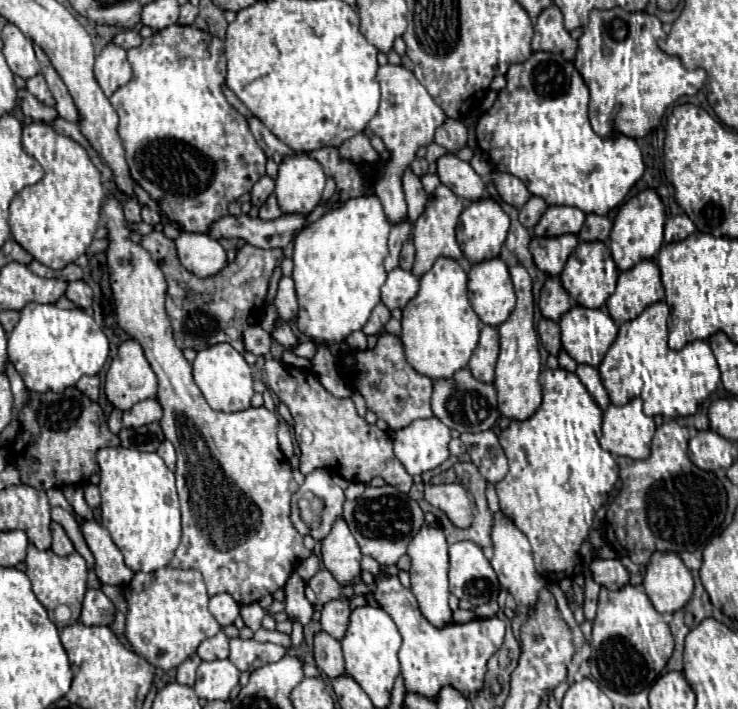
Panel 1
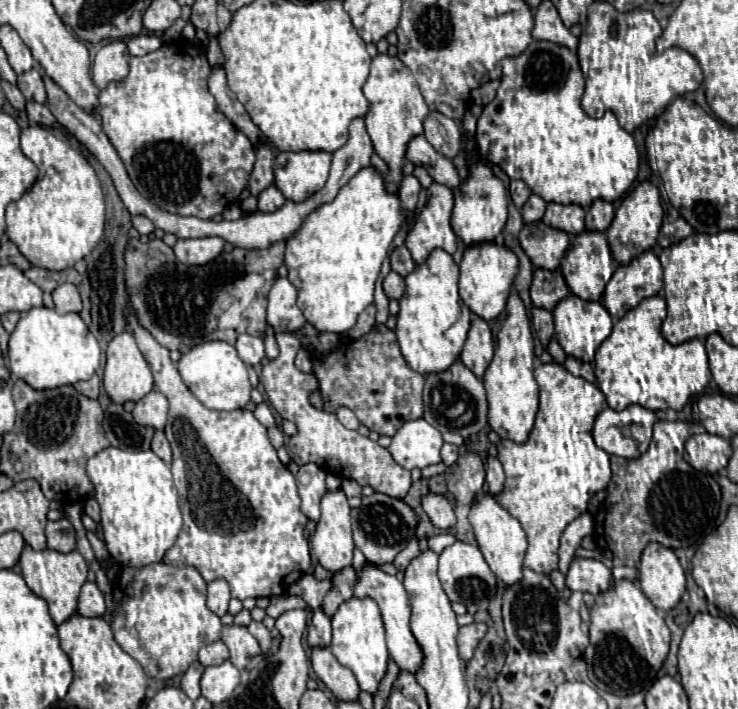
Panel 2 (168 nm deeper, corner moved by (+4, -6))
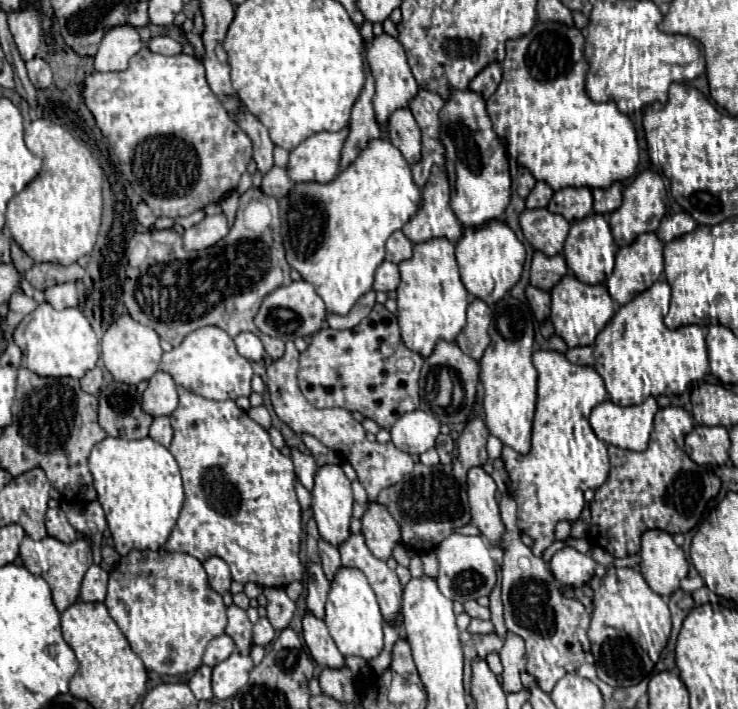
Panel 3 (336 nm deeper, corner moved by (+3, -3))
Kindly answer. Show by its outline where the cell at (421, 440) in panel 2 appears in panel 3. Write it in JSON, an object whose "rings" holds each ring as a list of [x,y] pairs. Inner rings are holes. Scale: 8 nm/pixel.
{"rings":[[[421,409],[405,413],[391,427],[391,439],[395,447],[407,451],[409,455],[421,455],[433,449],[437,435],[439,435],[439,421]]]}

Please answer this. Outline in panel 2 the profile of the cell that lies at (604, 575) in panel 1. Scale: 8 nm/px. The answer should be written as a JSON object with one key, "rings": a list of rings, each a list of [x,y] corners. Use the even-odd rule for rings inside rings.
{"rings":[[[572,558],[568,574],[566,574],[566,586],[570,590],[600,594],[608,590],[612,582],[612,572],[606,564],[592,560],[592,558]]]}

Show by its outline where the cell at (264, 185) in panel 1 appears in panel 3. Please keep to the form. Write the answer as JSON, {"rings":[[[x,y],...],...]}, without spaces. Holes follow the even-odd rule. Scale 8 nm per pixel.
{"rings":[[[243,109],[235,121],[239,123],[239,127],[249,135],[249,139],[253,141],[253,159],[257,163],[257,171],[261,171],[263,175],[275,165],[273,163],[273,143],[269,139],[267,129],[261,125],[261,121],[257,121],[247,109]]]}

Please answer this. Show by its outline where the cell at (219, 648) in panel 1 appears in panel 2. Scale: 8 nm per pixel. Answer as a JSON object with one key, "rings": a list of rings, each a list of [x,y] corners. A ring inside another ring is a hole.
{"rings":[[[216,640],[208,646],[204,646],[198,654],[198,660],[204,664],[204,666],[216,666],[216,664],[222,664],[224,660],[228,660],[228,648],[222,640]]]}

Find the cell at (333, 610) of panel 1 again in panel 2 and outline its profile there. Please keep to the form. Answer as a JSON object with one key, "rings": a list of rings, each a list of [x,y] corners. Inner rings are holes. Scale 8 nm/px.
{"rings":[[[348,566],[334,572],[330,582],[332,582],[332,588],[326,592],[322,608],[326,610],[326,614],[332,616],[334,610],[338,610],[338,606],[354,594],[354,568]]]}

